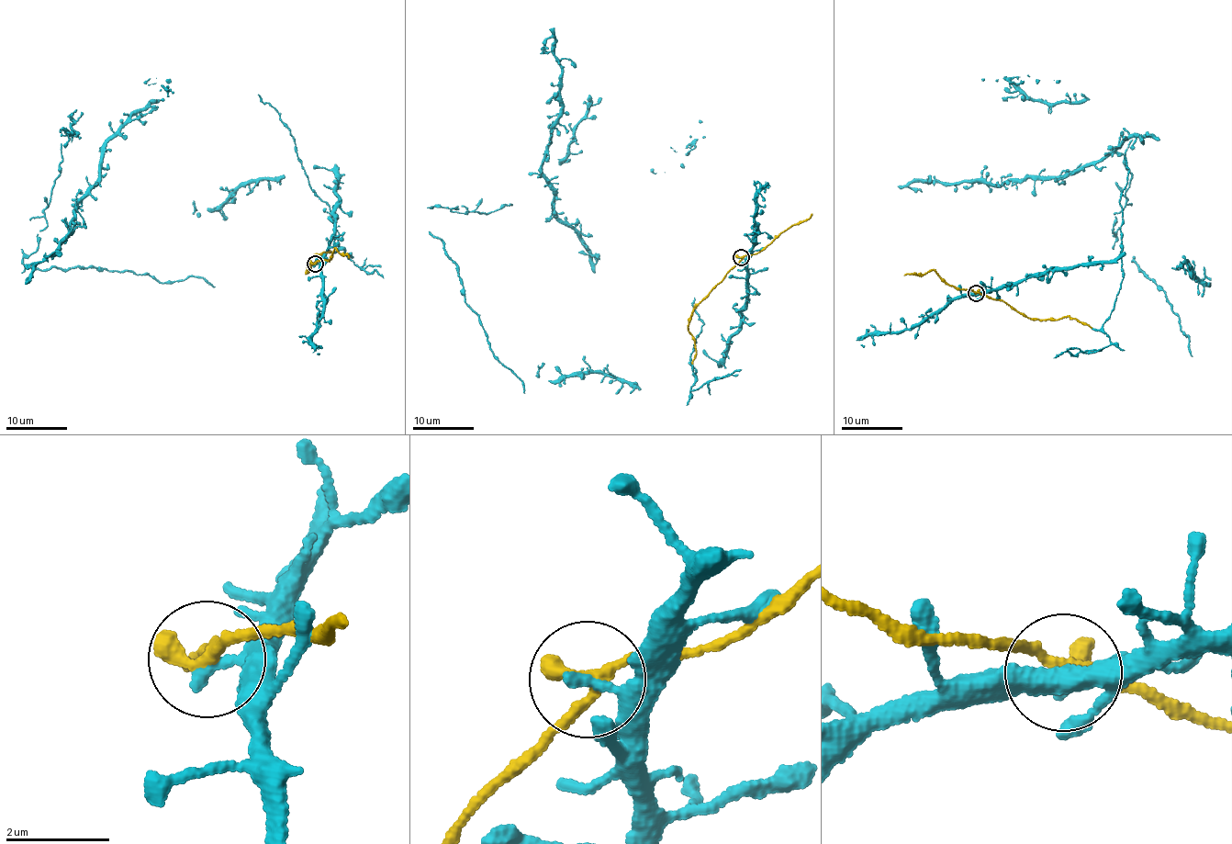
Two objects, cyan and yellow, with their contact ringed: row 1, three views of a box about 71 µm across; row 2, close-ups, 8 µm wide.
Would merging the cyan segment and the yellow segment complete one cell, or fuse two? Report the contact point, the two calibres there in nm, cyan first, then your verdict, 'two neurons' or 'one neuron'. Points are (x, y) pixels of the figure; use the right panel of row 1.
(976, 293) | 260/280 nm | one neuron

